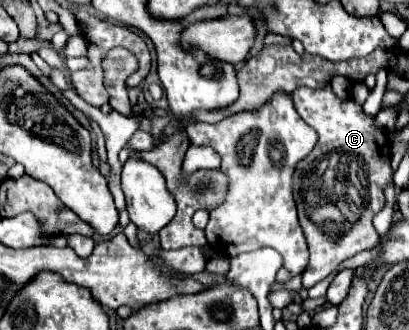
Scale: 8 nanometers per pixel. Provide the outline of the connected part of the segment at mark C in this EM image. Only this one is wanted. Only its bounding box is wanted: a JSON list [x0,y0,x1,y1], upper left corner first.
[293,85,393,289]

